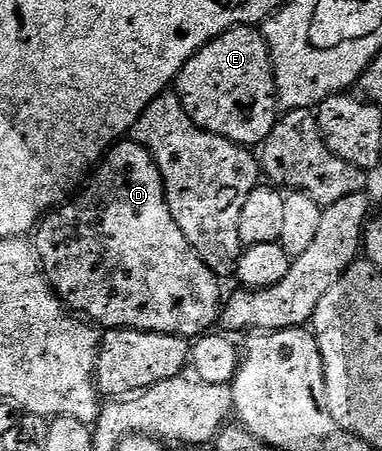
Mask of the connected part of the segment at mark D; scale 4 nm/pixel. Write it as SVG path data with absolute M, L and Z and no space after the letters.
M132 138L118 140L105 153L84 187L37 225L36 236L41 271L62 304L102 329L134 328L196 338L206 335L212 329L209 327L218 323L223 307L219 277L202 262L183 230L179 230L179 222L175 222L167 206L159 166L153 155Z

